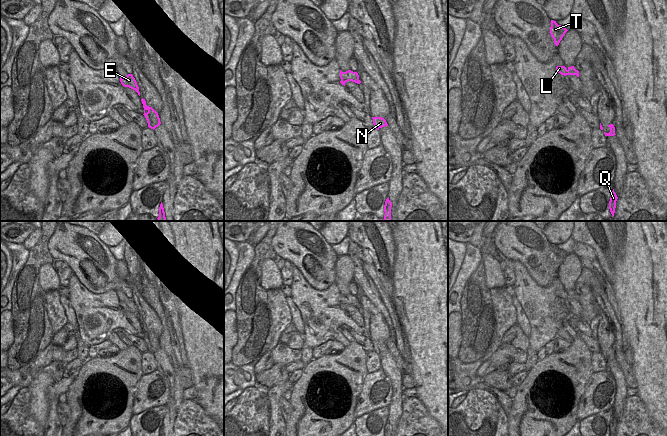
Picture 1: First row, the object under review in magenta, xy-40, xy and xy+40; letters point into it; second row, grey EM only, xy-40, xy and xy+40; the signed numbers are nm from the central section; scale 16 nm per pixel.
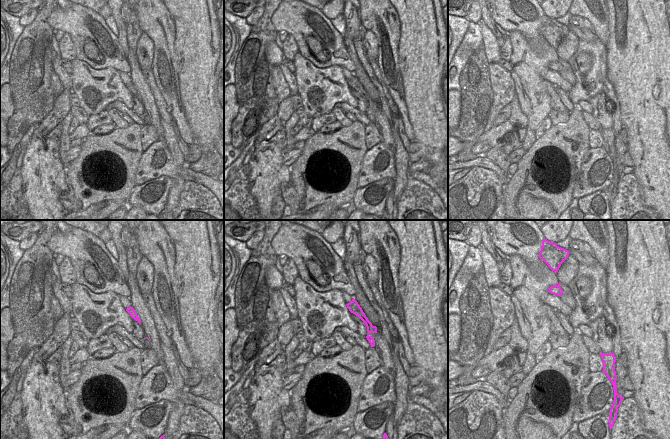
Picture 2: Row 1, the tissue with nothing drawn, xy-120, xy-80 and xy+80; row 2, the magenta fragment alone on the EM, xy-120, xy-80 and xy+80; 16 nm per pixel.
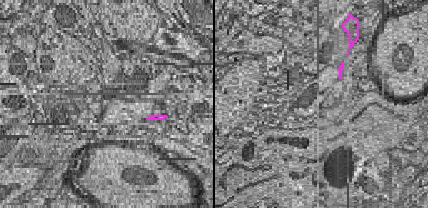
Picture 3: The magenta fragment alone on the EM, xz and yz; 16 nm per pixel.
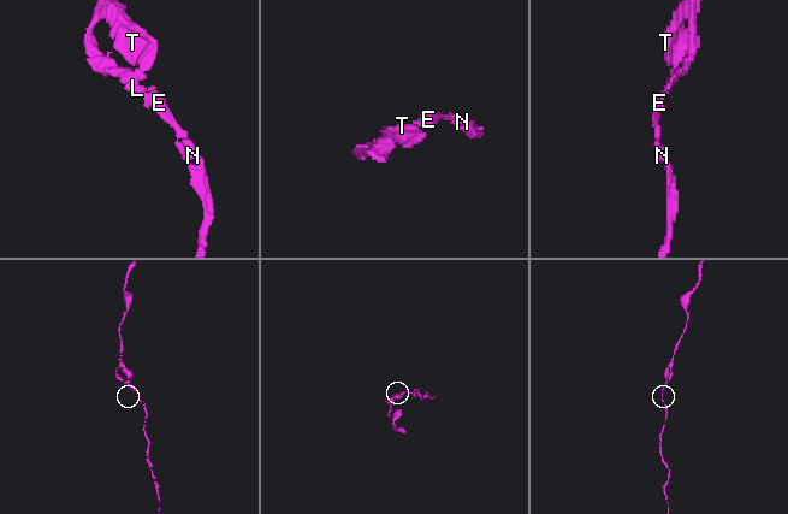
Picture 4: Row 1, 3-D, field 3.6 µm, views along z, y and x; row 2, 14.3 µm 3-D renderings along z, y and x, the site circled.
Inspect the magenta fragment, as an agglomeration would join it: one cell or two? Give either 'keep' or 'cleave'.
keep

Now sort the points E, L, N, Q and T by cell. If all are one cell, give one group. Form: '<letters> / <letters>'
E L N Q T

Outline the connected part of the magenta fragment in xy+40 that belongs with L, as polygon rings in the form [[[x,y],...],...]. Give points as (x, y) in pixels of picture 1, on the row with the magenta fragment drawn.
[[[557,66],[556,71],[560,73],[561,75],[576,75],[579,77],[579,71],[575,69],[574,66],[566,68],[565,66]]]

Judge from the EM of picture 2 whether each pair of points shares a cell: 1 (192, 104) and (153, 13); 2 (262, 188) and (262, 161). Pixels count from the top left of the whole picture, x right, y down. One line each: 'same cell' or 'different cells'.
1: different cells
2: same cell

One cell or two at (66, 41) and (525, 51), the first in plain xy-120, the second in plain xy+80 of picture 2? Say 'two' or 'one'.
two

